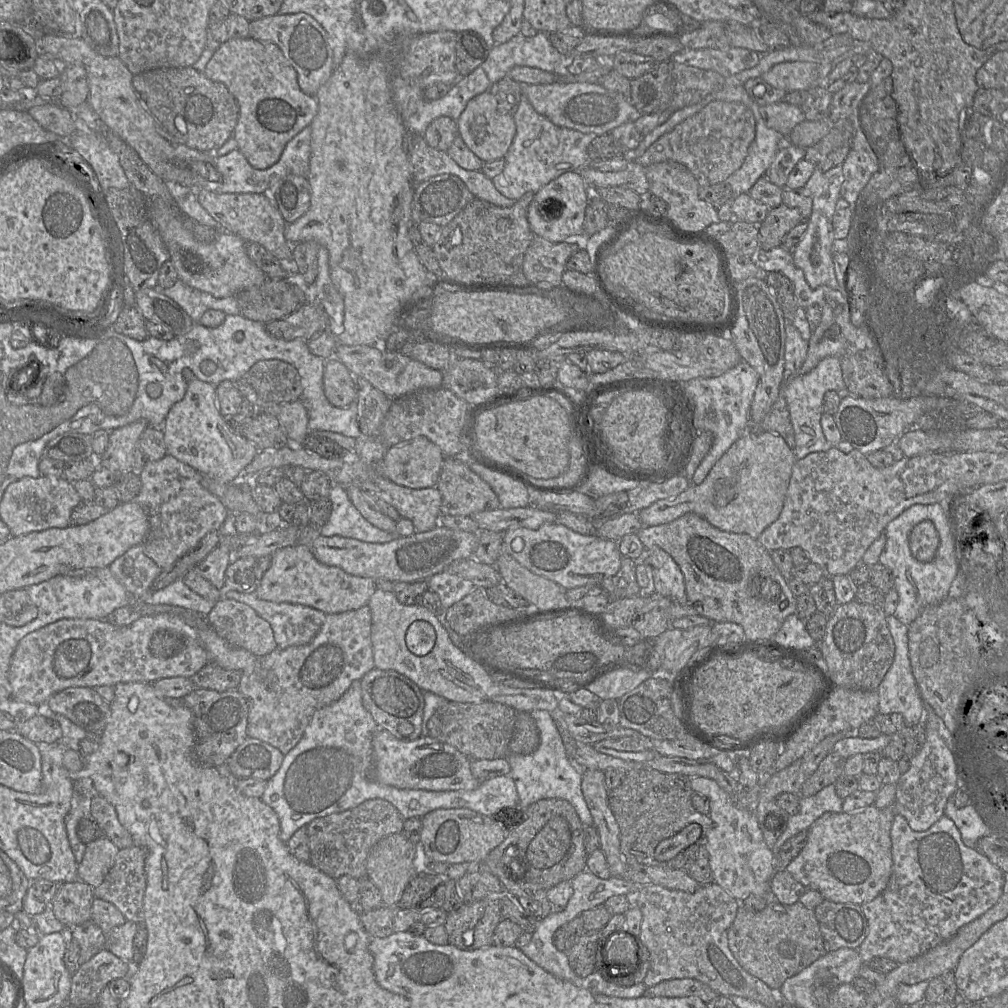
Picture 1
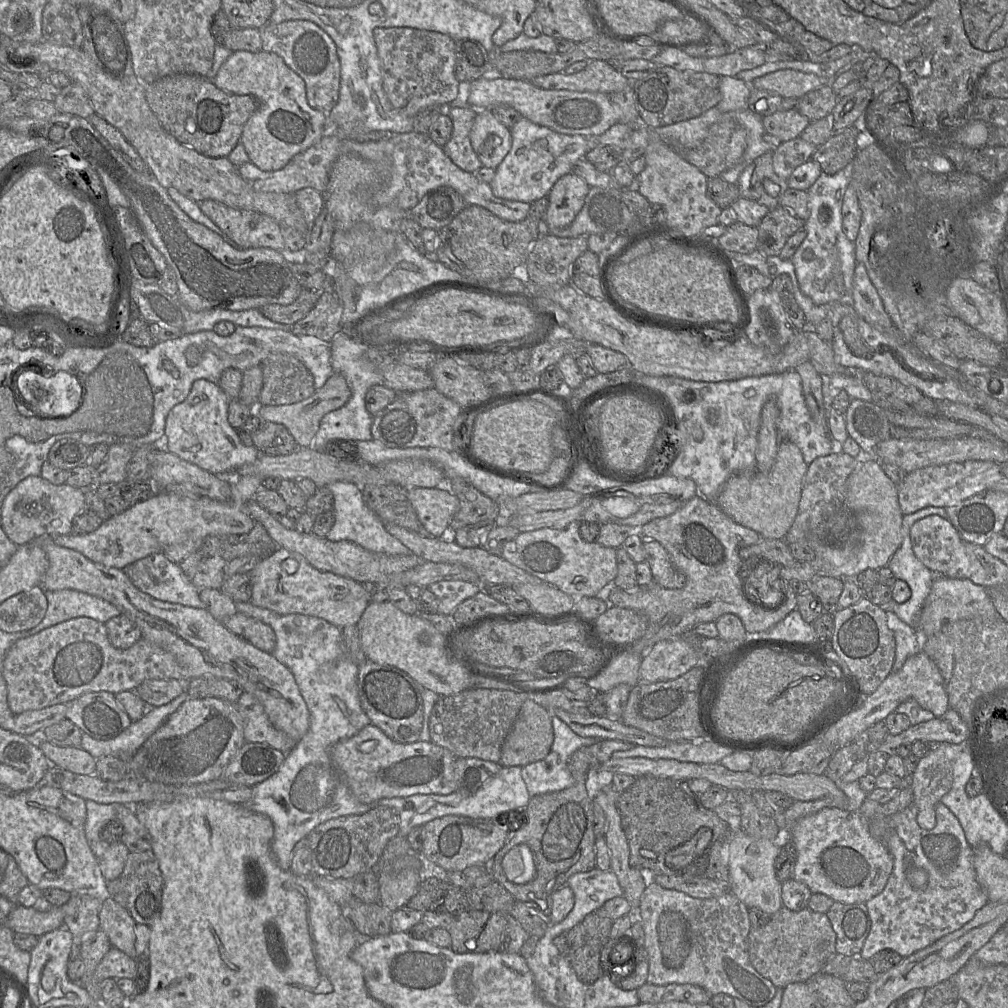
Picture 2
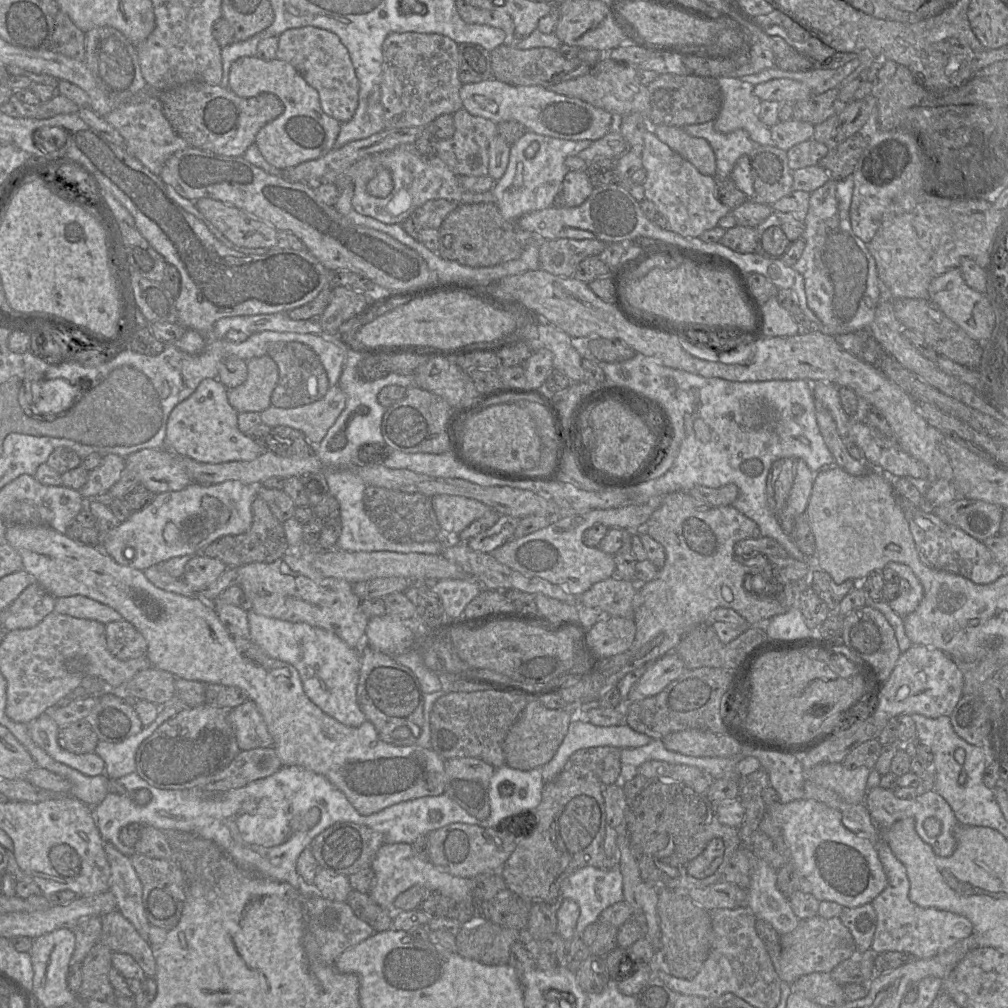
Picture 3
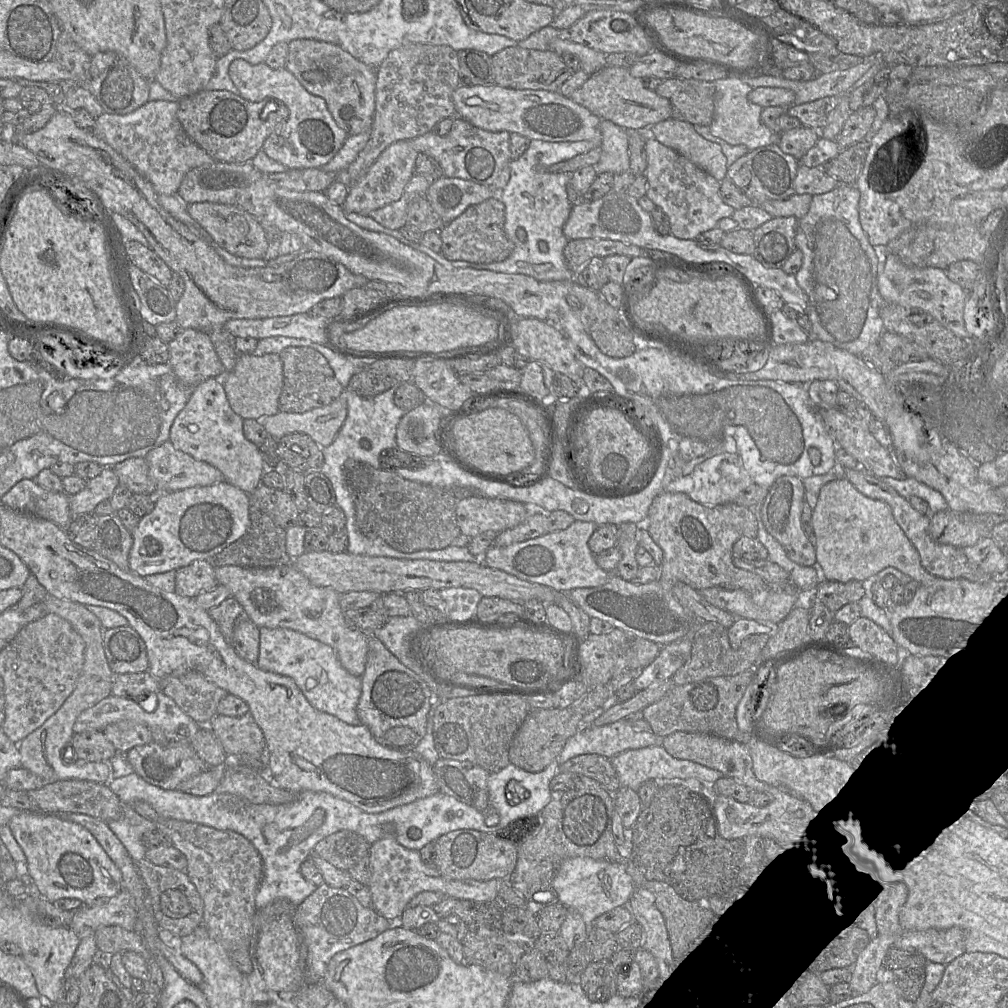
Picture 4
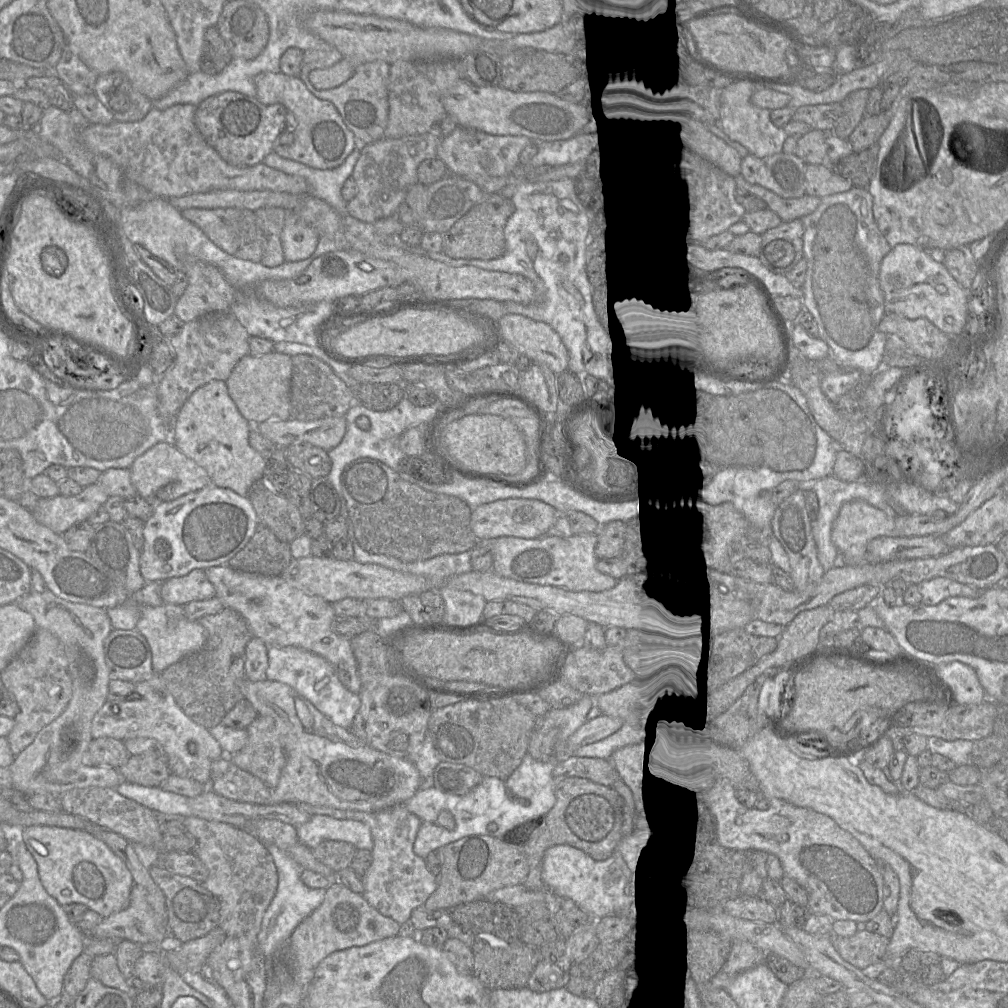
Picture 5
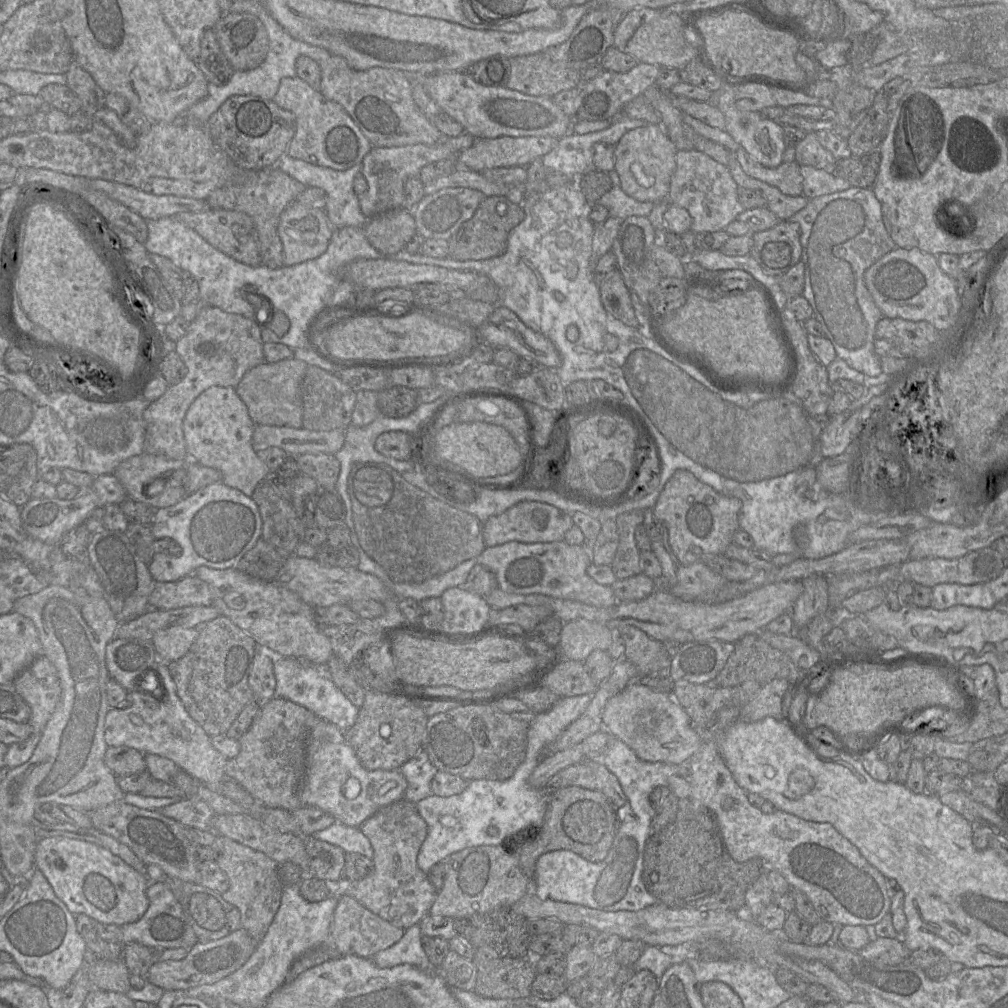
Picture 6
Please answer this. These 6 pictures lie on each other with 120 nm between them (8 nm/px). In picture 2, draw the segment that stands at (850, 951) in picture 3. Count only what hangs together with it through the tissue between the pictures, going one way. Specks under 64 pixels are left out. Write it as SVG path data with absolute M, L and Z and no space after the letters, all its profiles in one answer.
M782 907L770 917L766 925L751 926L748 935L748 949L753 967L777 988L784 988L790 983L808 981L822 972L825 965L837 955L836 933L826 913L815 912L808 907L800 911Z

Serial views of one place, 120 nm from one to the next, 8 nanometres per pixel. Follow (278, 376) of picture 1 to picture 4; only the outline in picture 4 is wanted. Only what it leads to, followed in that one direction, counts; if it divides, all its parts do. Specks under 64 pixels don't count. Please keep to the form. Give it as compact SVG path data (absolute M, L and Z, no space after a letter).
M287 347L279 356L283 366L284 383L279 398L279 411L302 413L326 406L340 398L345 390L335 377L326 358L311 347Z

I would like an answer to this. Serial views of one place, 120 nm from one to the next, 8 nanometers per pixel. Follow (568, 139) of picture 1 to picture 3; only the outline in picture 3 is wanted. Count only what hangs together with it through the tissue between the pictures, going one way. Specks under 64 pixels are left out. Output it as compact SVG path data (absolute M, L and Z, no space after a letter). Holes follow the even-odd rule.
M526 131L520 139L510 145L506 172L495 182L491 190L503 218L516 223L527 213L546 209L556 204L556 197L560 192L563 179L570 171L565 165L566 158L577 156L591 143L590 140L566 140ZM532 143L538 143L539 150L533 158L528 159L525 156L525 150Z

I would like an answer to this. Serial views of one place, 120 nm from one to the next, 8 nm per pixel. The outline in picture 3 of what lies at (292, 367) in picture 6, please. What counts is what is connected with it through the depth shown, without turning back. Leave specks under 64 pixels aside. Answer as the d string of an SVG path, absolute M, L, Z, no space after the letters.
M268 355L253 357L246 361L247 378L239 386L228 389L228 401L238 412L262 412L271 406L279 370Z

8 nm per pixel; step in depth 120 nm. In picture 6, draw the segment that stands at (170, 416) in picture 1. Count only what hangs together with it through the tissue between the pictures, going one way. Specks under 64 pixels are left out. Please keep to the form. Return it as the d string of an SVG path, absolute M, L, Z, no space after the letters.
M212 386L204 390L189 406L182 426L188 458L220 471L223 484L251 497L256 486L271 476L253 445L255 423L234 387Z

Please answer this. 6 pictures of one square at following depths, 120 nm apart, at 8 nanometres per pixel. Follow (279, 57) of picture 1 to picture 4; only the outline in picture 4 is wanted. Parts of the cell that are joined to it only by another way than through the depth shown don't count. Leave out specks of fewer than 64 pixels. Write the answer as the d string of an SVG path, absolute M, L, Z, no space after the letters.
M235 59L229 66L229 76L245 100L260 102L273 98L287 106L289 115L286 121L267 137L262 146L271 159L289 170L322 168L343 146L348 134L337 125L325 100L309 93L286 68L273 69L265 63L250 64L243 59Z

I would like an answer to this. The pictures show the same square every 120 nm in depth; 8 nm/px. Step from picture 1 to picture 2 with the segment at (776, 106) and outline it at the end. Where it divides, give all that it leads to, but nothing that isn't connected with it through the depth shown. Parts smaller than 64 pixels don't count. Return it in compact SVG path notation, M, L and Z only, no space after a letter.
M797 110L776 111L762 118L765 133L777 137L781 142L800 137L810 121Z

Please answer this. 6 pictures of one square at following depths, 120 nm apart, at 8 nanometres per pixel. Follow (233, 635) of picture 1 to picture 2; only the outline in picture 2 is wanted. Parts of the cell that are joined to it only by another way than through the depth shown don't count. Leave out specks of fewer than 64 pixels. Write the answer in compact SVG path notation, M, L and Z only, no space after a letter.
M240 612L221 621L235 635L266 653L272 653L276 646L273 629L258 619L248 617Z

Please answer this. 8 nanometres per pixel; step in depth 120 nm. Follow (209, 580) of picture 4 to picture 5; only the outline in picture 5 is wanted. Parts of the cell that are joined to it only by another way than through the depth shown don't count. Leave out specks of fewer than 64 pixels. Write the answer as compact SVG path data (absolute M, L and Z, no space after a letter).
M195 569L185 576L169 578L161 583L161 599L166 604L183 606L215 596L215 588L203 569Z

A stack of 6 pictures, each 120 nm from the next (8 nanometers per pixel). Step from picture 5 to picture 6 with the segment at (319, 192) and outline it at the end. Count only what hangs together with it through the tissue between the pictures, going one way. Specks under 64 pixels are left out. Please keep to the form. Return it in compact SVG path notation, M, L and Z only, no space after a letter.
M285 154L280 158L276 166L306 187L318 187L325 191L327 202L324 211L334 228L345 226L364 228L368 219L361 212L359 197L353 190L354 178L358 174L361 174L361 164L356 164L346 170L334 170L329 167L314 165Z

